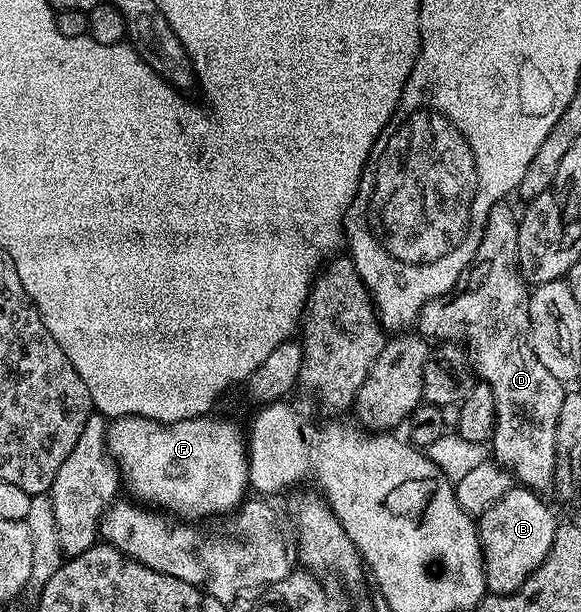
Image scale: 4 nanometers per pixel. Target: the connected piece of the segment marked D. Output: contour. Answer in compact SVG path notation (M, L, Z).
M506 204L496 205L486 217L477 258L464 285L445 301L427 302L418 314L416 330L427 340L439 338L442 344L461 343L473 373L492 390L495 398L493 461L505 467L517 481L519 478L523 487L543 492L554 485L554 465L558 459L554 433L564 383L540 364L530 347L530 291L518 268L516 214Z

